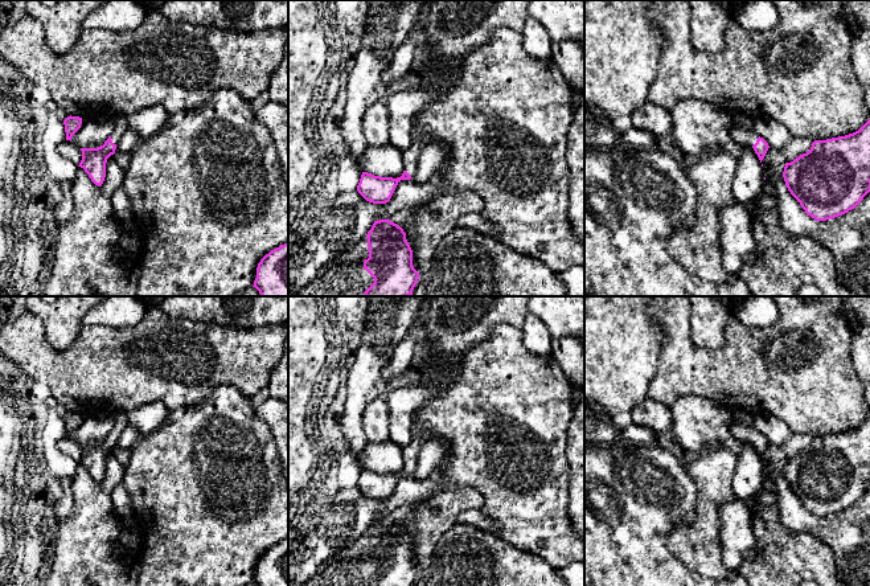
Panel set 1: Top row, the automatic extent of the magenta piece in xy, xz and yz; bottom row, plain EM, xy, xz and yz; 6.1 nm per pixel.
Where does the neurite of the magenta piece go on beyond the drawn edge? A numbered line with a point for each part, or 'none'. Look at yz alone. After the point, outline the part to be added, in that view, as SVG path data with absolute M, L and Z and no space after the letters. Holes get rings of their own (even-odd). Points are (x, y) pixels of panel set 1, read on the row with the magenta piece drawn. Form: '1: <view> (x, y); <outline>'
1: yz (741, 127); M731 112L730 135L740 146L754 146L759 135L754 131L755 116L744 112Z

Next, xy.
1: xy (120, 127); M118 115L115 116L115 122L116 122L115 130L112 131L110 136L111 136L112 143L118 144L122 135L127 131L126 116Z

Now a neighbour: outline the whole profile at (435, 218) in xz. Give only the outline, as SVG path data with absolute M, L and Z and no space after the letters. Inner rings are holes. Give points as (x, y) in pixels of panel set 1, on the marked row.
M451 190L416 206L410 226L401 226L413 250L413 266L420 272L430 265L440 241L467 213L481 213L484 200L473 190Z

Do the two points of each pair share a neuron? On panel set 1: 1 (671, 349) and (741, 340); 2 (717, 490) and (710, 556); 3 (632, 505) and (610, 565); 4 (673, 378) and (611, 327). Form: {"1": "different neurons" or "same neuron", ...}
{"1": "same neuron", "2": "same neuron", "3": "same neuron", "4": "different neurons"}

